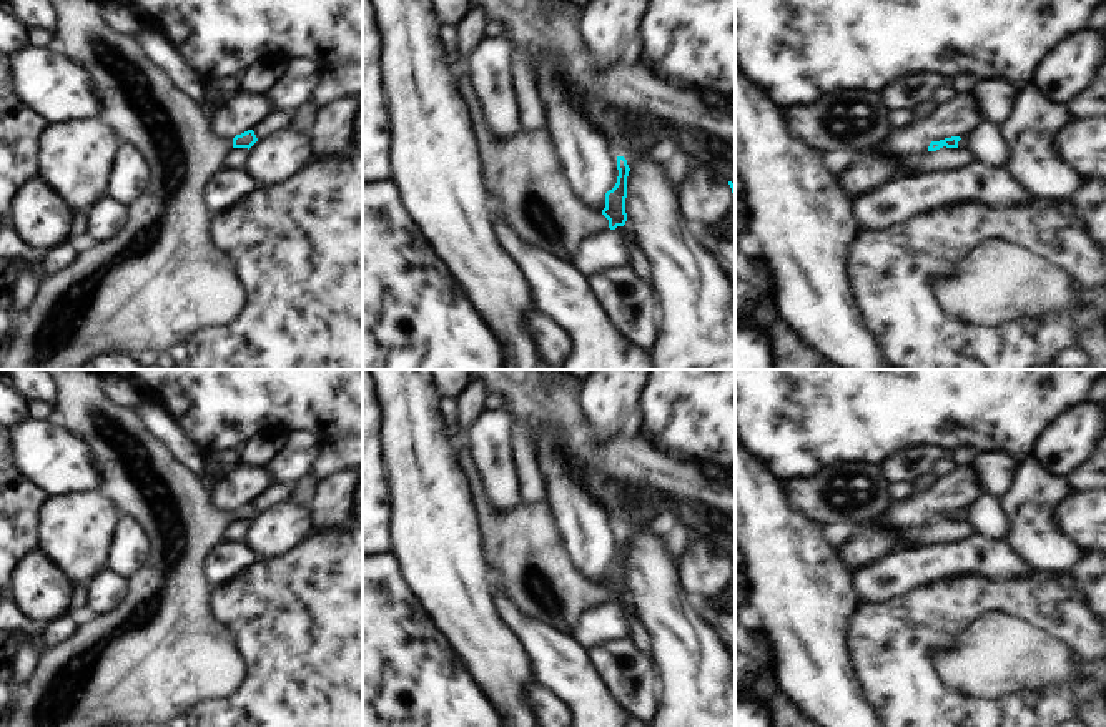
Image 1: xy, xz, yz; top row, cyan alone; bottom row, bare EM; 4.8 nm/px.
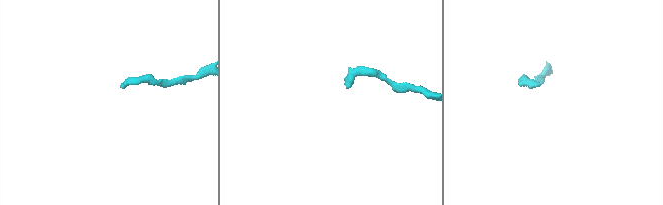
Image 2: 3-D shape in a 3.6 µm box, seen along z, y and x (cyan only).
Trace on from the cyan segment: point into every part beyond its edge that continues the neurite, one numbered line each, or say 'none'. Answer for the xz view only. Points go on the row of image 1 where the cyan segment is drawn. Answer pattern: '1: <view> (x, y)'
1: xz (528, 188)

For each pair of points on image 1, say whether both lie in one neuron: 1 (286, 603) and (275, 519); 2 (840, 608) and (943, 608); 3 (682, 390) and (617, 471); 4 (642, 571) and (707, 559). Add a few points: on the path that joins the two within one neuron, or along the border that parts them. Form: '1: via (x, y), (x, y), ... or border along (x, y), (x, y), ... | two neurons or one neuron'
1: border along (311, 531), (285, 553), (260, 561) | two neurons
2: border along (859, 603), (849, 626), (847, 646) | two neurons
3: border along (641, 433), (659, 450) | two neurons
4: border along (676, 569), (677, 581), (687, 593) | two neurons

